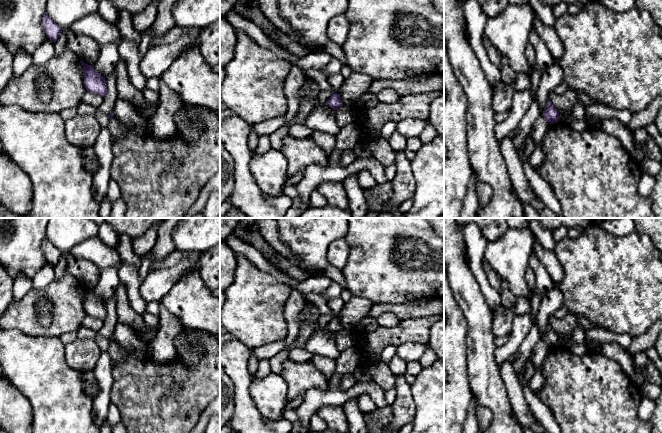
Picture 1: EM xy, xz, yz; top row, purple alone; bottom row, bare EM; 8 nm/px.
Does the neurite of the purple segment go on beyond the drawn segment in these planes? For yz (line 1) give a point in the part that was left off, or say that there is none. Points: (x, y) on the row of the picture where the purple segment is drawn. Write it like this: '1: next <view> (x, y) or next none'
1: next none

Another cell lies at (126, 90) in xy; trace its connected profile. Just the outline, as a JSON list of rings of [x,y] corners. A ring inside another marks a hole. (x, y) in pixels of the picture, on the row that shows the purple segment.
[[[120,58],[114,71],[116,72],[117,97],[127,100],[137,107],[142,107],[146,110],[149,119],[151,119],[156,113],[157,105],[149,104],[144,99],[142,92],[132,84],[127,74],[125,61]]]

